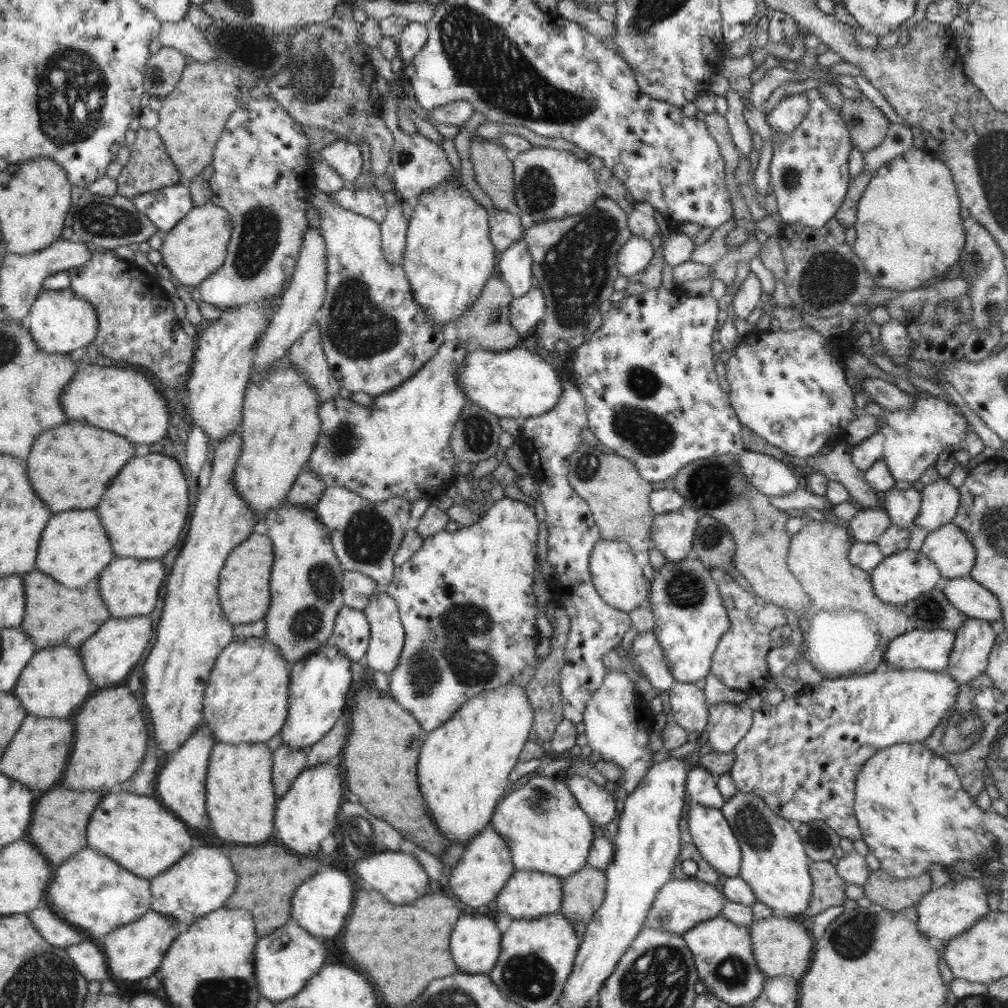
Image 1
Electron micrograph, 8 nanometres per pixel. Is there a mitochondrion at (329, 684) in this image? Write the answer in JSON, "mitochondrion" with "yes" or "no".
{"mitochondrion":"no"}

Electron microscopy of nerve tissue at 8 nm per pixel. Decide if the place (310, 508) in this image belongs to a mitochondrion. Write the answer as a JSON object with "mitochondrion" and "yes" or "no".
{"mitochondrion":"no"}

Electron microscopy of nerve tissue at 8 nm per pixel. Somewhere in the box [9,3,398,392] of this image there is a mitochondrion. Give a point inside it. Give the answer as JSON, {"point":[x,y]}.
{"point":[73,89]}

